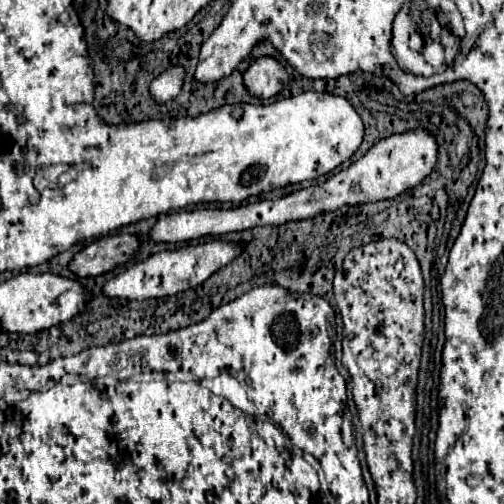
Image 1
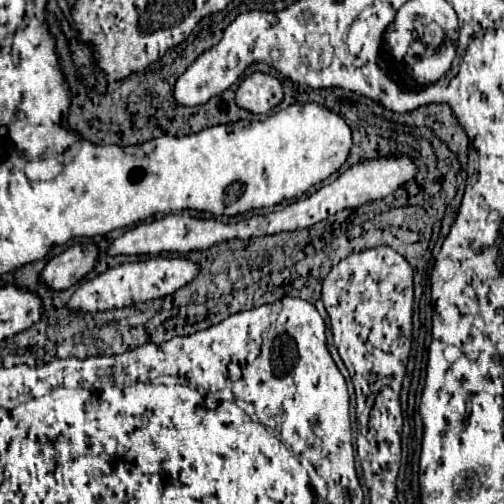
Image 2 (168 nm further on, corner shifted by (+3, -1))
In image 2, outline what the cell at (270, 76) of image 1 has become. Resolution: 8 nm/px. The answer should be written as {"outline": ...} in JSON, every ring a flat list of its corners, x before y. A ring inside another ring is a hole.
{"outline":[[251,73,241,81,235,103,255,115,265,115,283,101,283,85,265,73]]}

